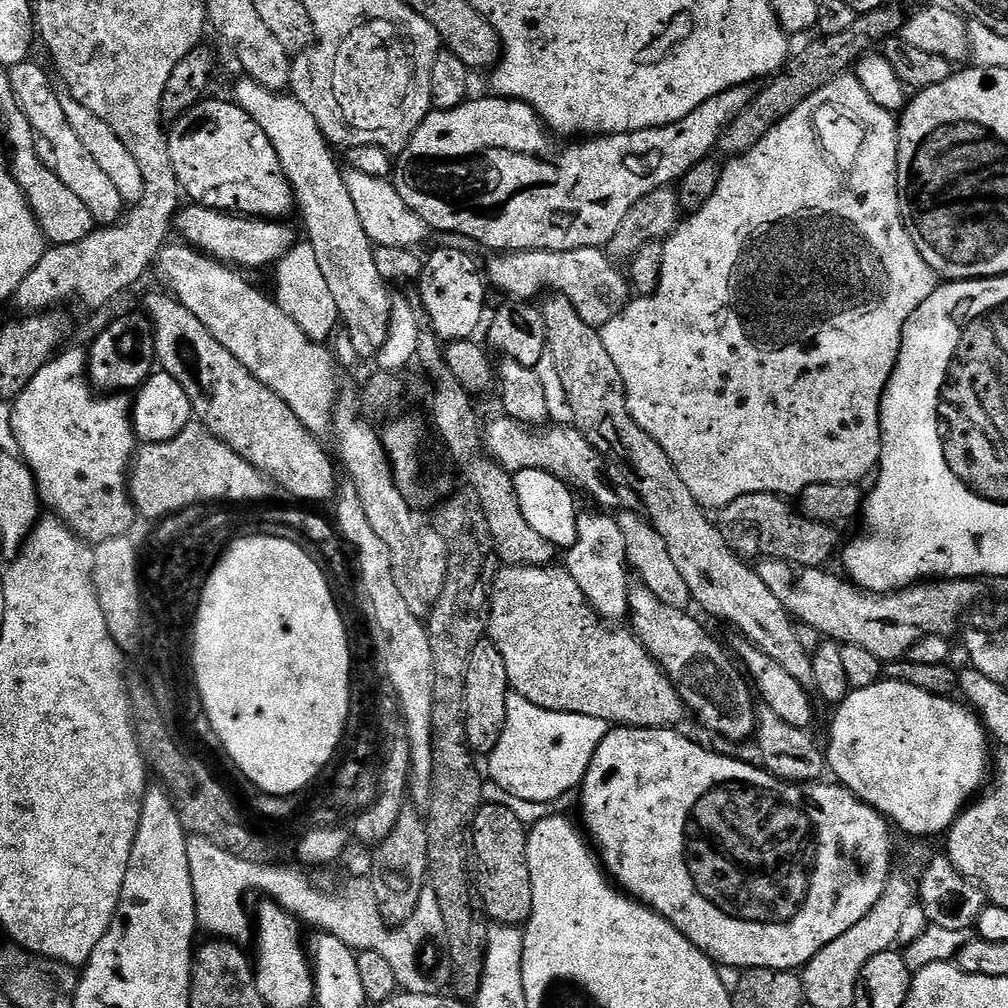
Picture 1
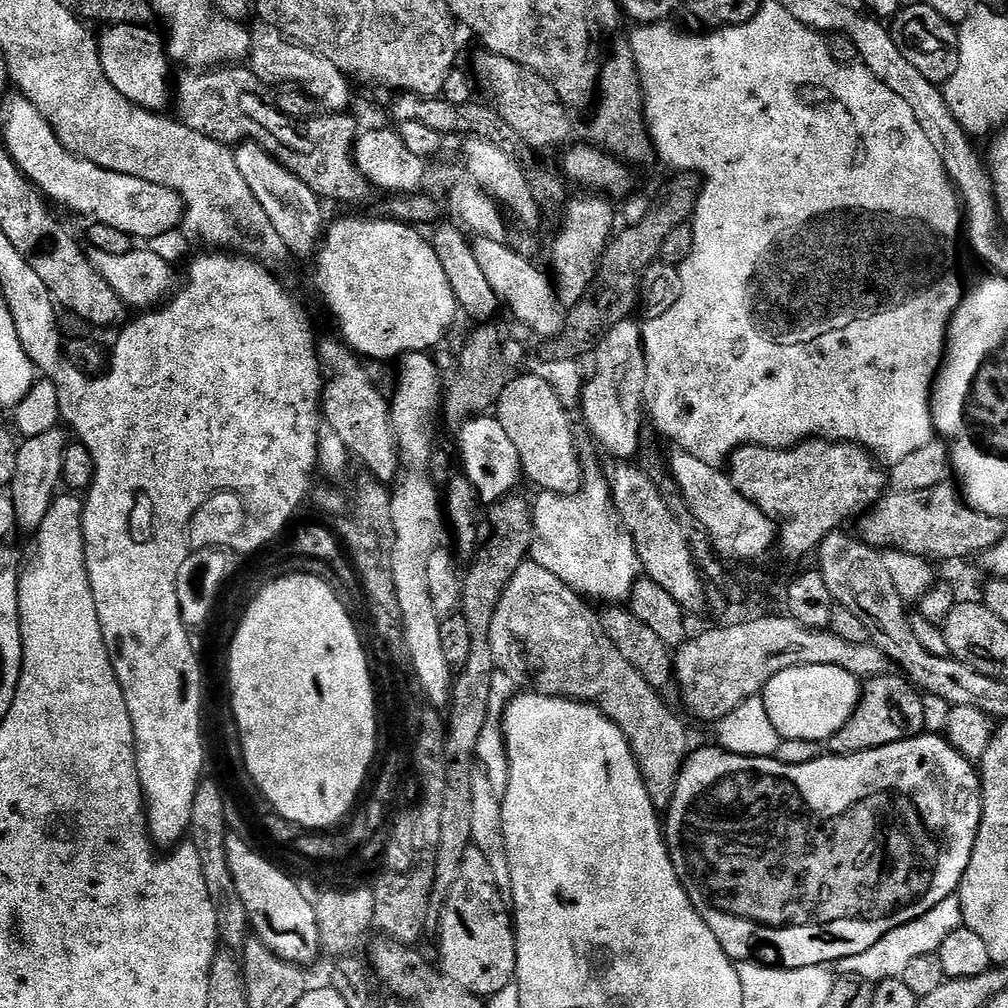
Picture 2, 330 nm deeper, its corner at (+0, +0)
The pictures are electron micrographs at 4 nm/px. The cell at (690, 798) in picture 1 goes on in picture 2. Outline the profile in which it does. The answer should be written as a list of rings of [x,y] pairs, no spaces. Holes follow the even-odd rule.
[[[921,734],[912,740],[849,756],[821,754],[805,764],[783,764],[771,756],[739,756],[719,746],[700,748],[697,752],[695,749],[689,755],[680,772],[674,802],[666,813],[664,839],[668,841],[668,853],[680,884],[690,902],[694,902],[694,910],[698,910],[702,922],[714,930],[714,938],[722,942],[722,950],[726,950],[730,959],[785,968],[831,966],[836,960],[870,950],[870,946],[890,934],[890,930],[906,926],[906,922],[914,922],[914,918],[922,918],[922,914],[934,910],[938,902],[957,895],[962,874],[966,874],[966,866],[970,866],[970,854],[980,829],[980,774],[977,765],[967,760],[943,735],[928,735]]]

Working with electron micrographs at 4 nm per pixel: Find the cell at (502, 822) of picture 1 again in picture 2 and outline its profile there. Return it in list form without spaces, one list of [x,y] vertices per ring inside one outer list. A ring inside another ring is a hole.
[[[474,846],[466,850],[462,874],[438,921],[439,967],[446,976],[466,986],[476,996],[489,998],[516,979],[516,929],[505,893],[500,891],[486,854]]]

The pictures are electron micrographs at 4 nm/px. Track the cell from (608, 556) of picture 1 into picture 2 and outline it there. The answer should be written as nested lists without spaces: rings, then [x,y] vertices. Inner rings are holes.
[[[629,318],[618,322],[618,326],[614,326],[606,338],[602,338],[594,353],[596,365],[592,368],[592,377],[587,377],[583,391],[583,427],[588,429],[596,444],[603,451],[605,448],[616,462],[631,461],[641,451],[640,427],[646,424],[646,416],[642,411],[645,407],[646,382],[644,333],[641,325],[636,325],[634,321]]]

